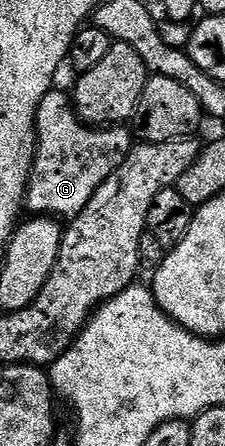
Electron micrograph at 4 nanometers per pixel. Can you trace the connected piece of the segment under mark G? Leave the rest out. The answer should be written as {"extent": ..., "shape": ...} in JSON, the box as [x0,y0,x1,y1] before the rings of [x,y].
{"extent":[27,88,134,219],"shape":[[[53,88],[41,99],[35,124],[34,167],[27,184],[27,209],[38,216],[71,219],[82,212],[96,190],[125,162],[134,147],[134,136],[125,125],[93,126],[82,123],[73,109],[71,97]]]}

